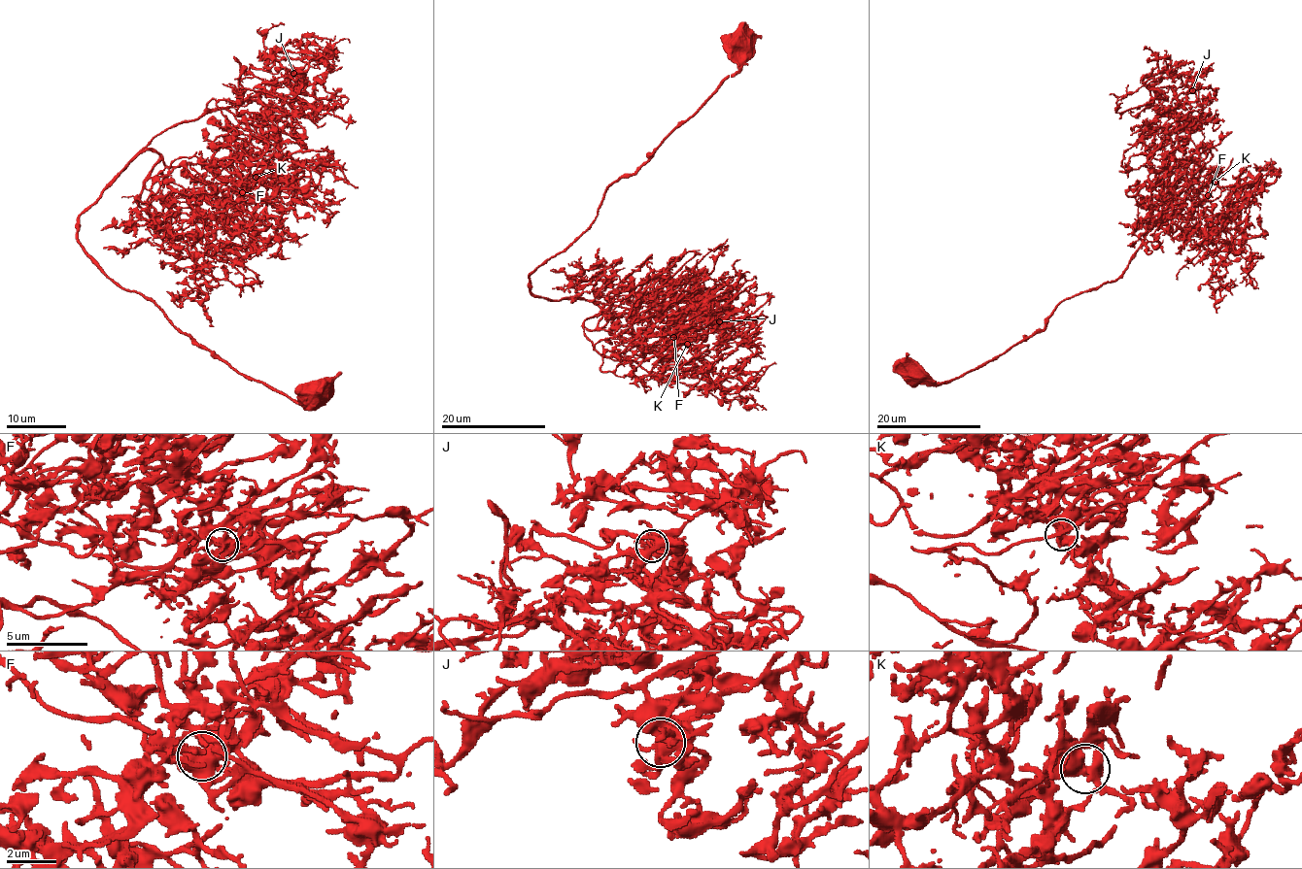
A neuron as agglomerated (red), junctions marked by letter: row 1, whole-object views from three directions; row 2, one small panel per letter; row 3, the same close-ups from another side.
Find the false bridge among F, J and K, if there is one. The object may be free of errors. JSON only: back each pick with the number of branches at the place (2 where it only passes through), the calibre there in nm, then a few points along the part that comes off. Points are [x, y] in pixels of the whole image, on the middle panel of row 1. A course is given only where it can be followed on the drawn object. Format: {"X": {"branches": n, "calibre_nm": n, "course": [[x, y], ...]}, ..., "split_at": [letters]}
{"split_at": []}

